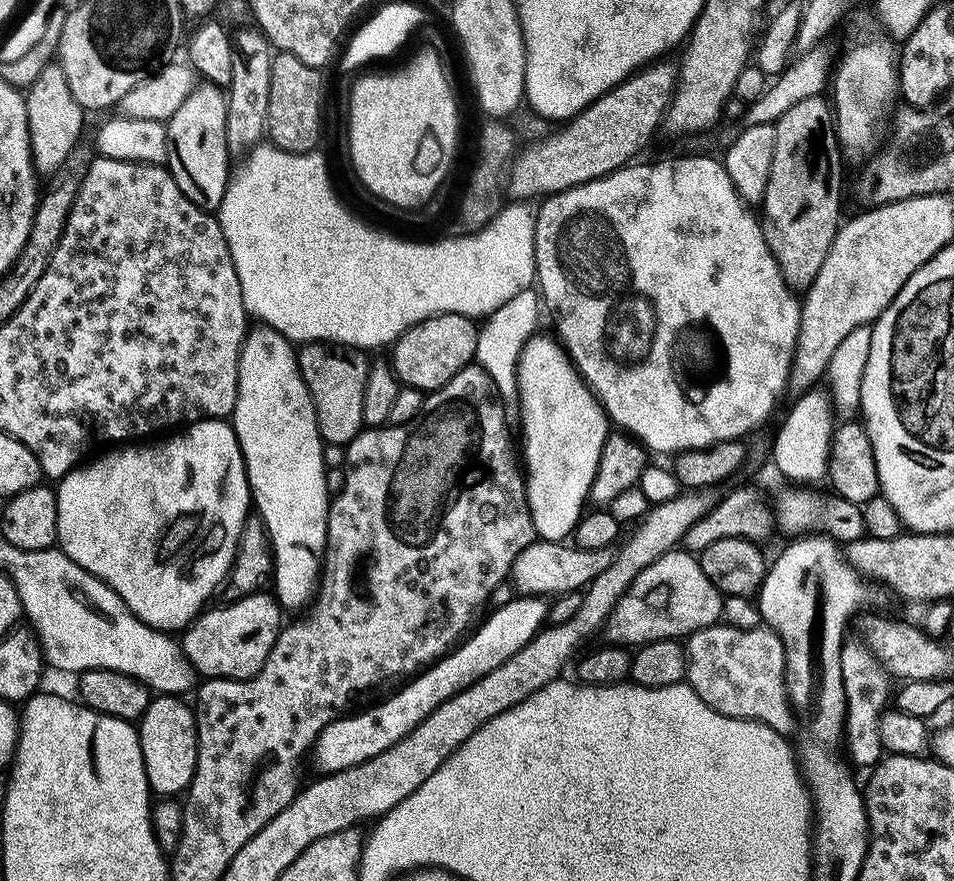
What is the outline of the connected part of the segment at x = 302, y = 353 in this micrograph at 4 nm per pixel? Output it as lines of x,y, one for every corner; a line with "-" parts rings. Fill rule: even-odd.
324,342
299,345
296,361
300,376
310,390
314,402
320,439
325,444
346,446
365,427
362,404
367,386
370,360
363,351
347,346
339,349
340,356
331,356
329,345

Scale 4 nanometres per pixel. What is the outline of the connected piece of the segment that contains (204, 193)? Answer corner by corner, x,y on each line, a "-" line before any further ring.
197,83
192,93
174,110
168,121
168,172
178,182
178,190
197,208
219,209
230,175
230,157
226,146
226,114
228,102
225,93
215,84

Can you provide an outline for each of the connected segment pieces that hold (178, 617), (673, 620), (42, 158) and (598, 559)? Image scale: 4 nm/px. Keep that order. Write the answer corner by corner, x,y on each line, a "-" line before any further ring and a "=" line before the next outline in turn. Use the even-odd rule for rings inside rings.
227,419
197,420
194,424
173,431
169,436
172,436
169,440
132,442
127,446
113,447
100,454
105,454
105,456
97,455
66,473
55,485
56,501
58,502
58,534
56,538
61,552
67,554
74,562
78,562
78,566
82,566
90,574
94,574
99,580
109,584
120,595
127,608
142,622
161,630
172,630
168,628
180,630
191,624
205,611
208,604
206,602
215,594
216,587
219,584
221,587
227,581
228,572
232,569
232,559
236,553
236,543
240,541
244,524
250,515
250,493
248,491
248,475
244,469
244,455
240,449
236,431
=
687,550
662,554
622,594
618,606
608,615
606,633
613,645
641,646
656,640
687,638
721,619
725,597
703,573
699,559
=
56,62
48,64
46,70
38,74
38,78
26,90
24,101
26,102
26,122
30,130
32,159
37,173
41,177
52,178
65,167
63,164
71,158
76,142
80,138
80,131
84,128
86,112
74,100
66,74
=
537,539
514,562
510,581
517,593
525,596
555,598
568,592
579,592
588,587
590,581
598,578
602,570
610,566
616,557
615,547
586,550
568,542

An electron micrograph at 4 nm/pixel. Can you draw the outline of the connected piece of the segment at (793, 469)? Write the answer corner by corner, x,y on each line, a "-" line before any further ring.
822,390
802,392
784,418
784,425
770,444
770,456
776,459
776,468
785,476
785,481
800,486
816,486
828,475
828,455
832,446
834,413
829,393

